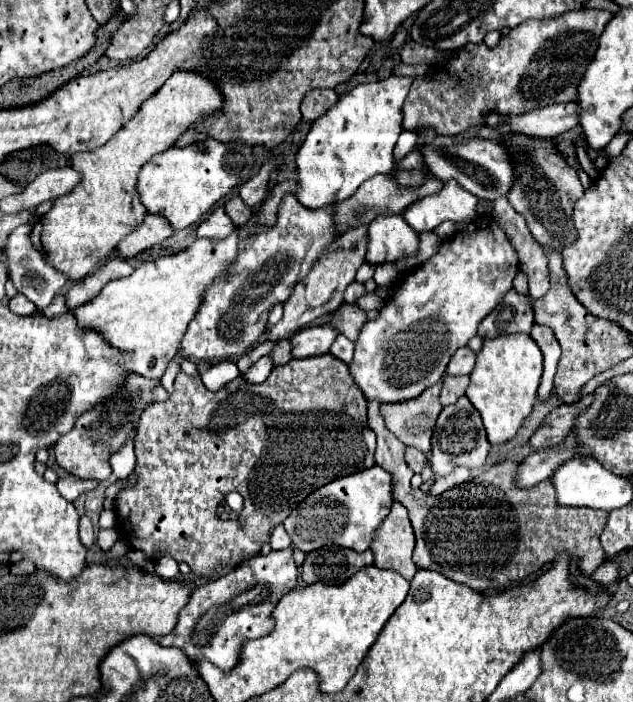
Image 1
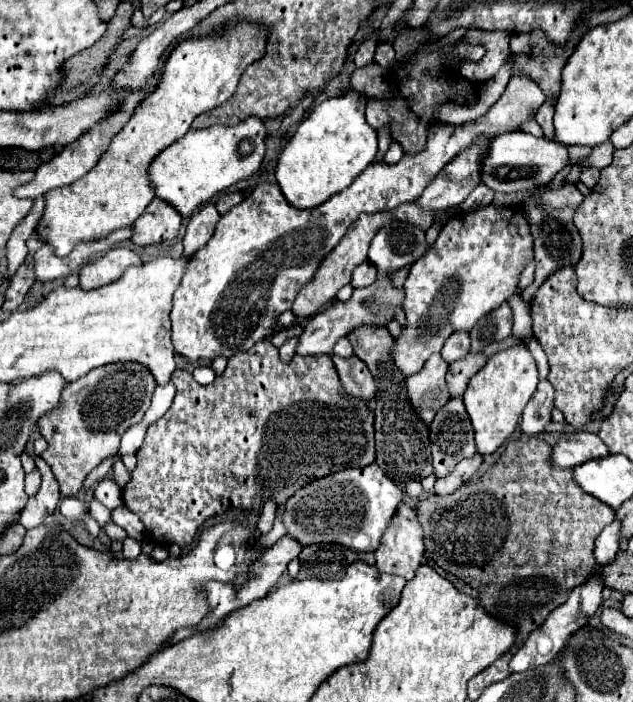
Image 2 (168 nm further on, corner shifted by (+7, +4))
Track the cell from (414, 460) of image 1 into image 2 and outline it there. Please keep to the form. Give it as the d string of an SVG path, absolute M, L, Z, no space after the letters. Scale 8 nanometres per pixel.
M362 326L354 330L348 340L354 346L354 354L368 366L376 378L376 396L374 396L374 414L376 414L376 464L390 476L390 480L422 480L434 474L430 462L430 426L418 418L416 410L406 398L406 376L394 366L392 346L394 338L388 330Z

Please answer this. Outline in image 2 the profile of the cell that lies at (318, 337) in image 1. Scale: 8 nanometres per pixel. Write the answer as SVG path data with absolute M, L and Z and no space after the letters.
M378 276L374 284L366 288L358 288L352 292L348 302L334 302L330 304L324 312L318 312L314 318L308 320L300 344L298 344L298 354L332 354L334 344L338 338L344 338L350 334L350 330L356 330L358 326L382 326L386 328L388 322L394 320L396 308L402 308L402 298L404 290L392 286L388 276Z

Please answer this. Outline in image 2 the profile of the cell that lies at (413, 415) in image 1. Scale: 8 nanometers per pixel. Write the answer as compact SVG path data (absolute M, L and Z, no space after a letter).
M432 354L428 360L426 360L426 366L418 372L418 374L410 374L408 380L406 380L406 390L408 390L408 396L410 396L410 402L412 406L416 408L416 412L420 414L420 418L430 424L436 416L436 412L450 400L450 392L448 392L448 386L446 386L446 376L448 372L448 364L444 362L444 358L440 354Z

